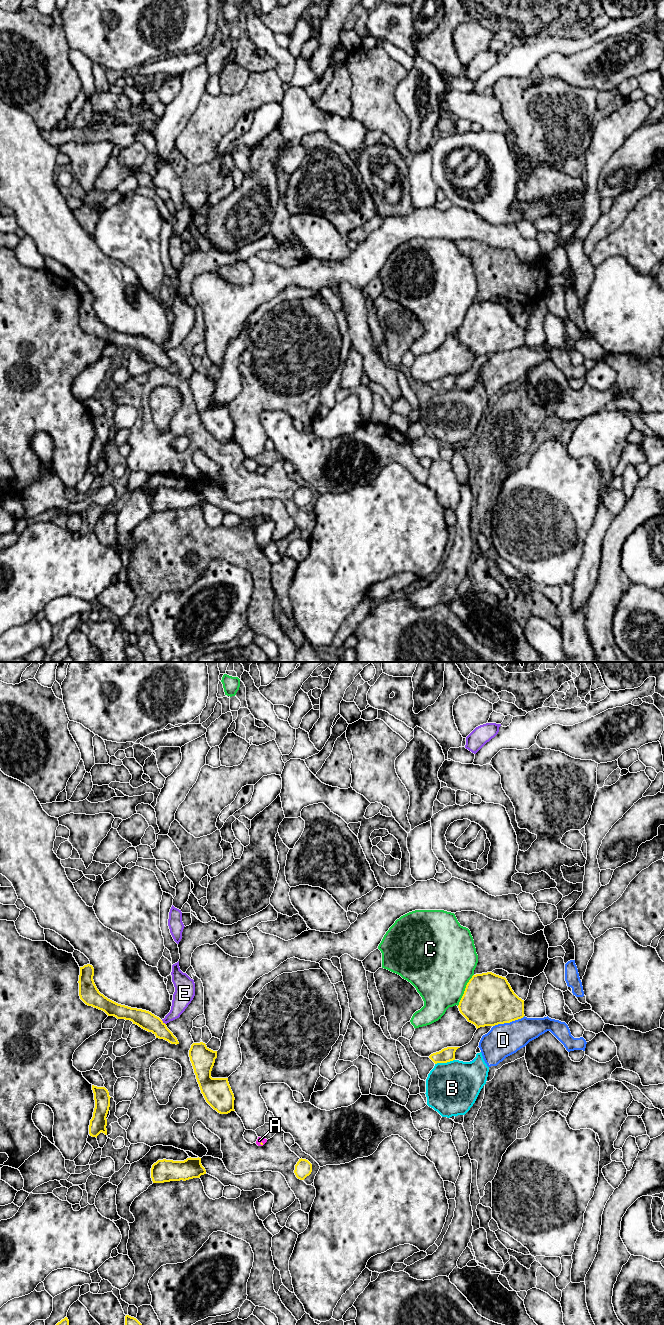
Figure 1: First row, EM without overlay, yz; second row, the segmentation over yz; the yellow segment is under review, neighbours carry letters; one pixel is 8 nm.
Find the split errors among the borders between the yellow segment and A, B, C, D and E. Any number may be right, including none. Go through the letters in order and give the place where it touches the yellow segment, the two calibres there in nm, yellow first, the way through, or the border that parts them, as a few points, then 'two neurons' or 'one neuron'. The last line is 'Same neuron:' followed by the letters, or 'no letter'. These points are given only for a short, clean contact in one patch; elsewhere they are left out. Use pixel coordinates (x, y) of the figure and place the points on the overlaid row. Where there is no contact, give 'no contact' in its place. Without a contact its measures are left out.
A: meets yellow in yz at (262, 1143); 20 nm thick on the yellow side, 50 nm on the other; runs through yz (261, 1143), (262, 1143), (259, 1140); one neuron
B: meets yellow in yz at (444, 1062); 110 nm thick on the yellow side, 420 nm on the other; two neurons
C: meets yellow in yz at (465, 990); 420 nm thick on the yellow side, 460 nm on the other; two neurons
D: meets yellow in yz at (508, 1022); 420 nm thick on the yellow side, 260 nm on the other; two neurons
E: meets yellow in yz at (162, 1022); 150 nm thick on the yellow side, 150 nm on the other; border along yz (161, 1020), (165, 1024); two neurons
Same neuron: A

